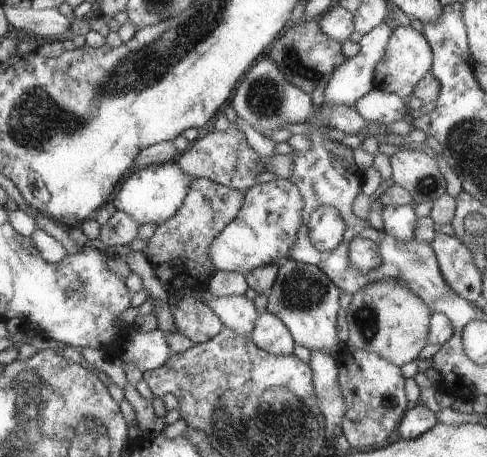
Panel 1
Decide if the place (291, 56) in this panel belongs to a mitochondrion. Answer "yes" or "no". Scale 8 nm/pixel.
yes

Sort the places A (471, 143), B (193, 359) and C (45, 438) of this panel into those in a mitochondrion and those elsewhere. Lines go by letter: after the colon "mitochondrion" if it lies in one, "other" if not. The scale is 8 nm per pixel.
A: mitochondrion
B: other
C: mitochondrion

